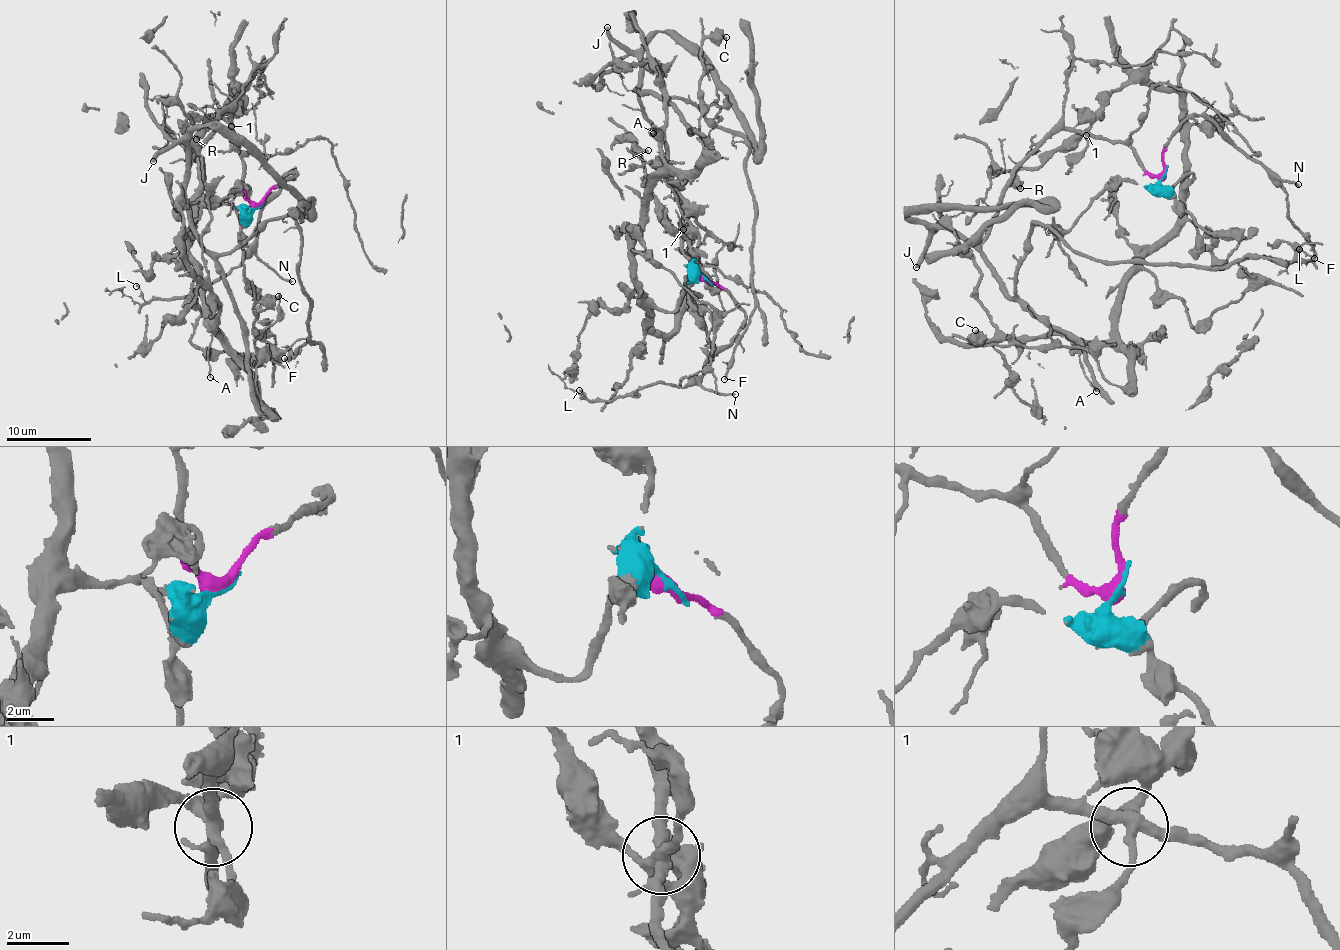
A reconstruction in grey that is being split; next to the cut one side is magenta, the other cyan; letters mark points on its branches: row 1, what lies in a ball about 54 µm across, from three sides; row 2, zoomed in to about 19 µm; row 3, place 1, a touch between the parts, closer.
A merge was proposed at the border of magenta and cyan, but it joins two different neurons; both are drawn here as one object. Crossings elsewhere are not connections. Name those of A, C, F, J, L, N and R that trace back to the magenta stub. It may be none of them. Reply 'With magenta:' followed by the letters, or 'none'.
With magenta: F, J, L, N

